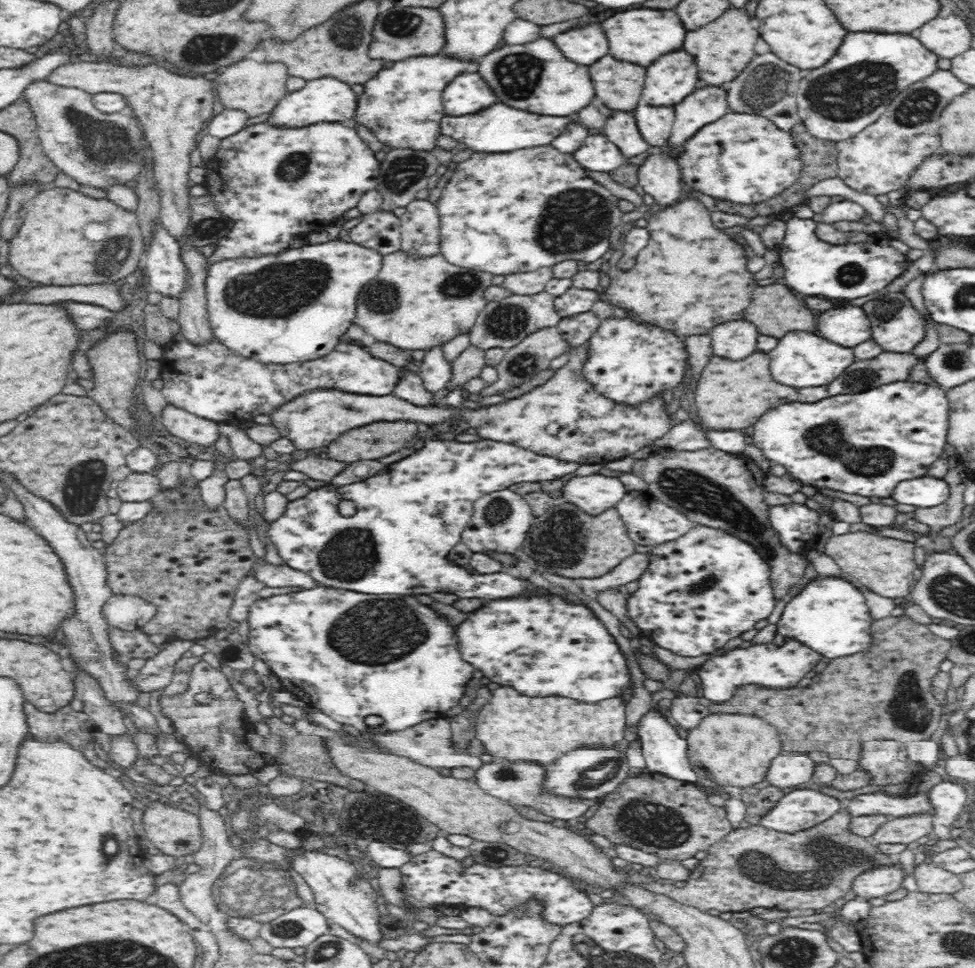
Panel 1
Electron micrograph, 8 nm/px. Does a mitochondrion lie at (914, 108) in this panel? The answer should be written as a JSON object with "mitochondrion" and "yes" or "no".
{"mitochondrion":"yes"}

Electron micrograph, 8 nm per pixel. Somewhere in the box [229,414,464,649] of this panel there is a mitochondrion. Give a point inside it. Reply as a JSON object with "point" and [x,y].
{"point":[351,555]}

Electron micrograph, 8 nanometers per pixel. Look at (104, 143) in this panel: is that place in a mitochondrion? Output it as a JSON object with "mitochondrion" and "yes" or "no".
{"mitochondrion":"yes"}

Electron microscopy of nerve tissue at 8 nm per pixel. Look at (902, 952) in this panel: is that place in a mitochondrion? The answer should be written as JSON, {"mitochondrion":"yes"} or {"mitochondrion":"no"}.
{"mitochondrion":"no"}

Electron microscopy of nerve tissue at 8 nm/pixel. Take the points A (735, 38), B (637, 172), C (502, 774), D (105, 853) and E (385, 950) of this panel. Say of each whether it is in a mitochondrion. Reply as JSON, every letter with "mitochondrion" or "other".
{"A":"other","B":"other","C":"mitochondrion","D":"mitochondrion","E":"other"}

